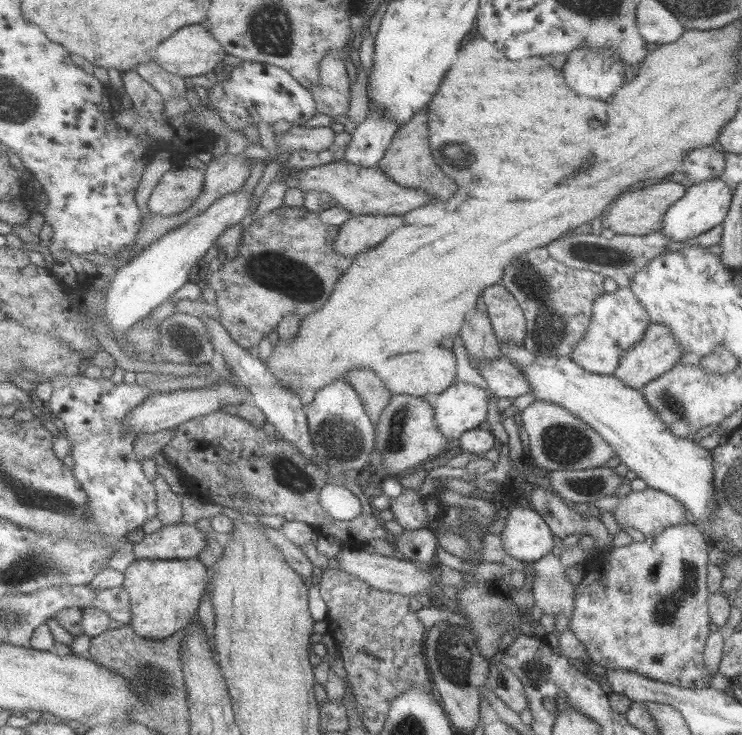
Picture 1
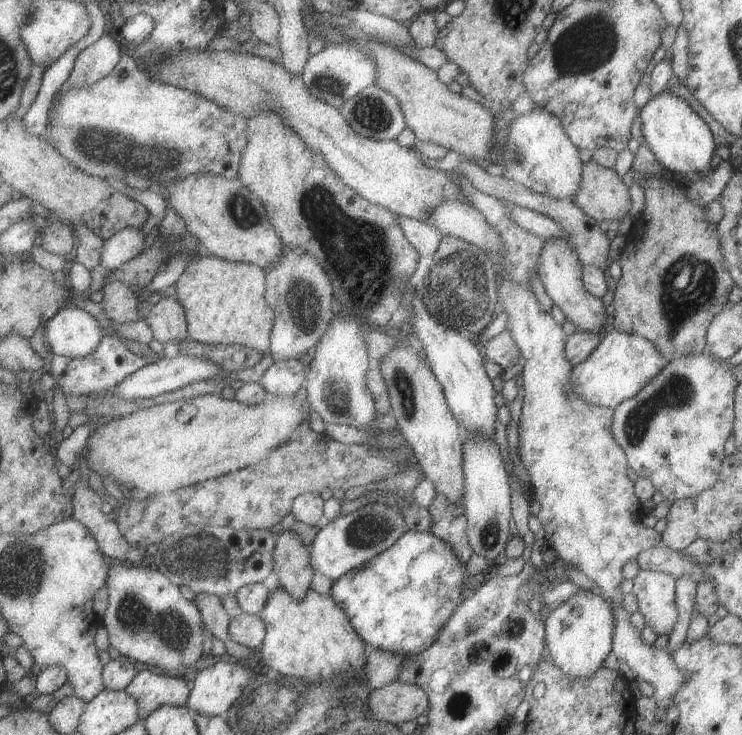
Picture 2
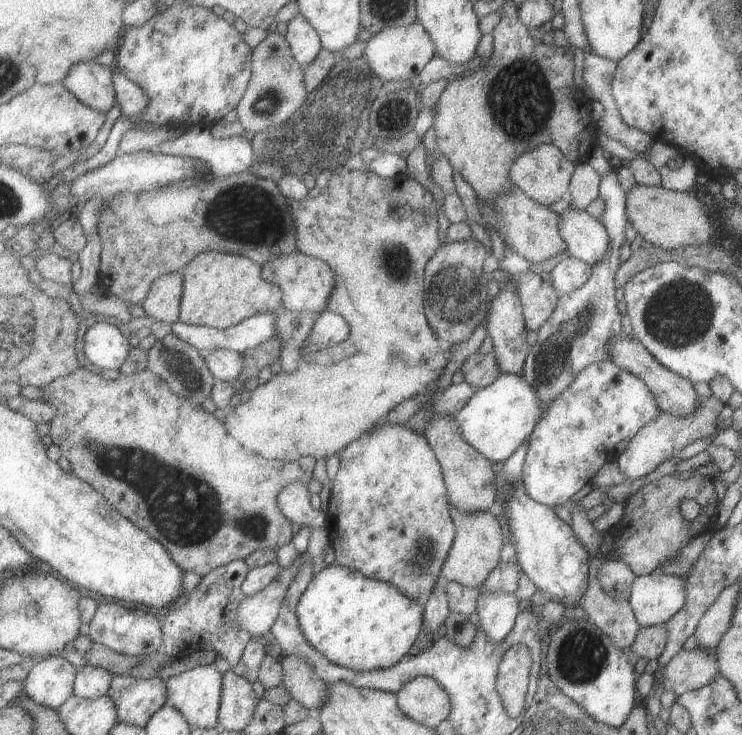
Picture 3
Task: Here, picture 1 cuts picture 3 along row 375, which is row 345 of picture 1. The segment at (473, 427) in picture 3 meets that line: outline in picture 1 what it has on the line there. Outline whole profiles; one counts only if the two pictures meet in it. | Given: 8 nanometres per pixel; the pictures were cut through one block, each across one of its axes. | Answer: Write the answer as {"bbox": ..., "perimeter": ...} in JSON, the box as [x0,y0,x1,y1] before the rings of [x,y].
{"bbox":[499,341,715,527],"perimeter":[[[499,341],[499,354],[521,369],[529,381],[530,394],[536,400],[557,404],[593,428],[614,450],[621,464],[632,470],[647,487],[679,500],[687,510],[689,520],[699,527],[711,522],[715,510],[711,495],[711,451],[699,446],[691,437],[673,435],[636,389],[623,385],[612,374],[587,372],[570,357],[541,356],[515,342]]]}

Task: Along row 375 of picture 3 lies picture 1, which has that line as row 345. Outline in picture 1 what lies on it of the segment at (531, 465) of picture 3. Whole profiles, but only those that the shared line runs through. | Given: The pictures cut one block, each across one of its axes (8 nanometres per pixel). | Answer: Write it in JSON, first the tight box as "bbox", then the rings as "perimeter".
{"bbox":[569,288,648,375],"perimeter":[[[618,288],[615,292],[601,294],[591,308],[591,319],[582,340],[575,344],[569,357],[583,370],[598,375],[611,375],[617,365],[623,351],[627,351],[631,345],[639,343],[643,337],[648,322],[643,307],[633,297],[631,290]]]}

